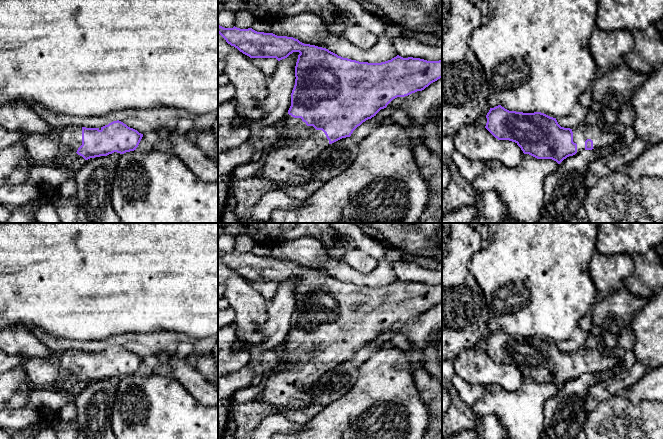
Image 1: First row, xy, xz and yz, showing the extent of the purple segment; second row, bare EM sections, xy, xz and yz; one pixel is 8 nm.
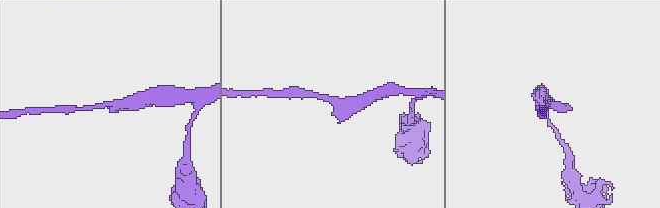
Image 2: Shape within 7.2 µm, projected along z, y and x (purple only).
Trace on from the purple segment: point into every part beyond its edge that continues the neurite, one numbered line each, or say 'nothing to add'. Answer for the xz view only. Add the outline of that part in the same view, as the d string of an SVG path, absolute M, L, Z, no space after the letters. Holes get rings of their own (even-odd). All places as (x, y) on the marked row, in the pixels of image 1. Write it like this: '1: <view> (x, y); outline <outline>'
1: xz (293, 163); outline M287 113L279 141L269 151L263 166L255 177L265 178L274 184L300 186L311 179L318 155L328 146L329 140L322 130L307 126L301 118Z

